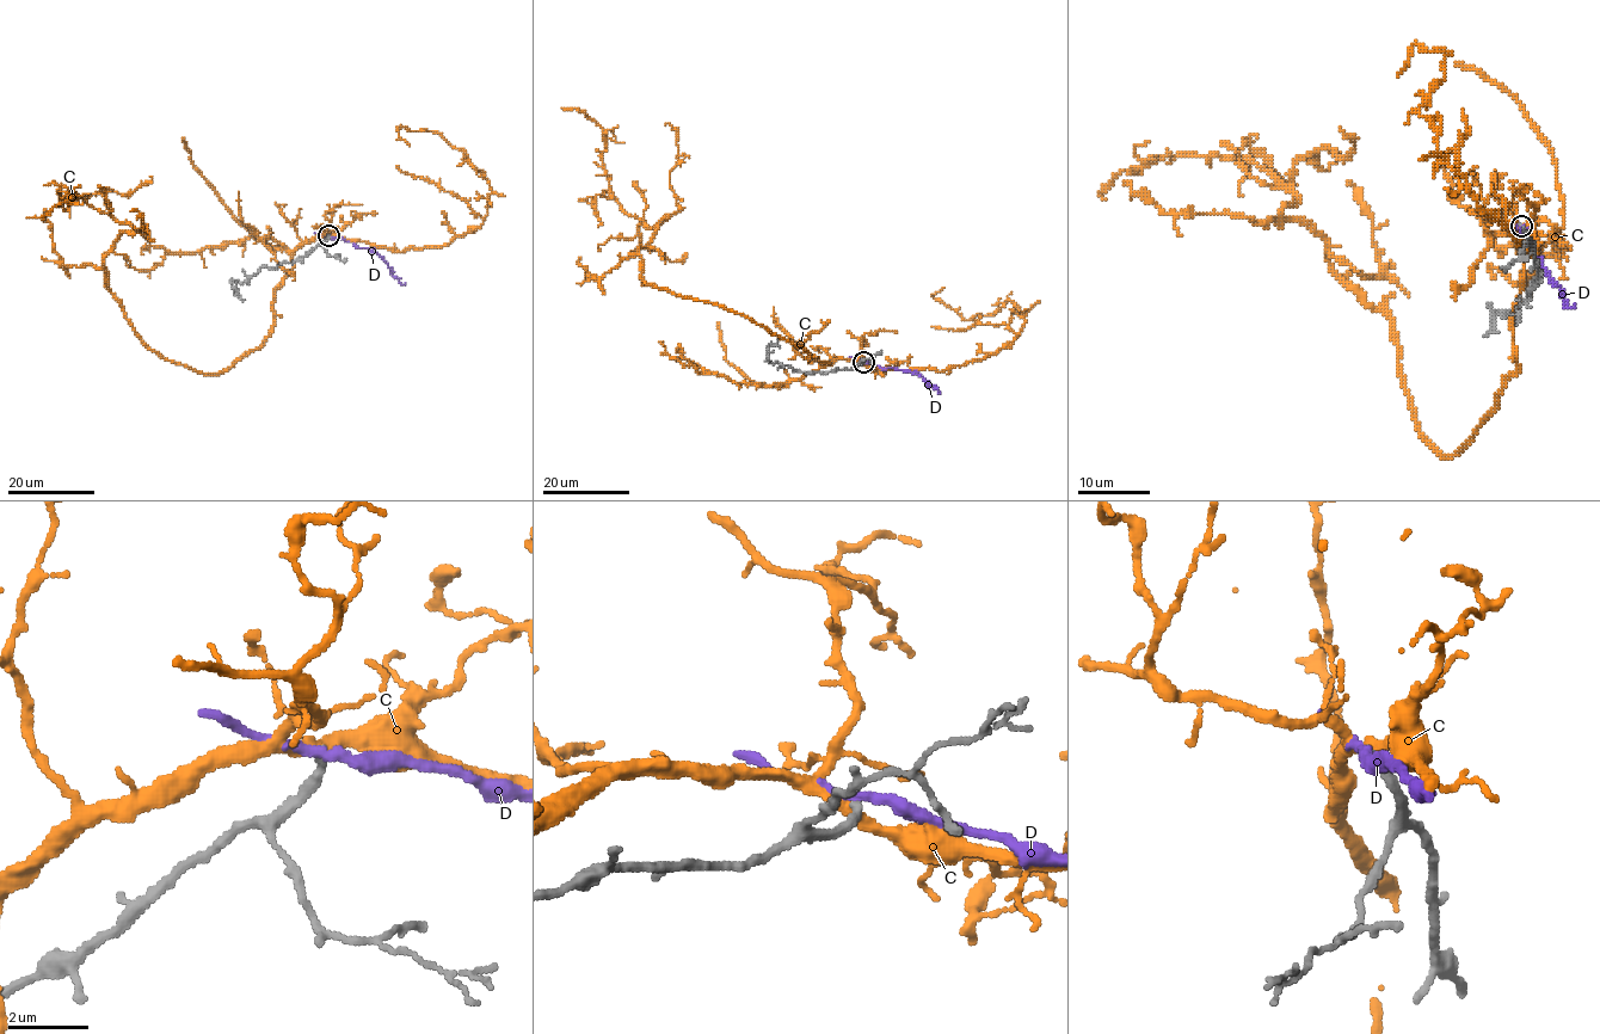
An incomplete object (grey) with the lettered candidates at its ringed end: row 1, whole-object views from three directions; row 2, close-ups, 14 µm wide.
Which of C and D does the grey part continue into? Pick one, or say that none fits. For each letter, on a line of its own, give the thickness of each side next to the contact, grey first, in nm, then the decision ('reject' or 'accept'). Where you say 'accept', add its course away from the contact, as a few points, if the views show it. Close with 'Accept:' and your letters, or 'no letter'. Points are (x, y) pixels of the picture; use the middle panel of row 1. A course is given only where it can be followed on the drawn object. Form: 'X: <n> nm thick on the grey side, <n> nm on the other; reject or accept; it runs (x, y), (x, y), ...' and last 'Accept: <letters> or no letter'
C: 240 nm thick on the grey side, 300 nm on the other; reject
D: 260 nm thick on the grey side, 240 nm on the other; reject
Accept: no letter

